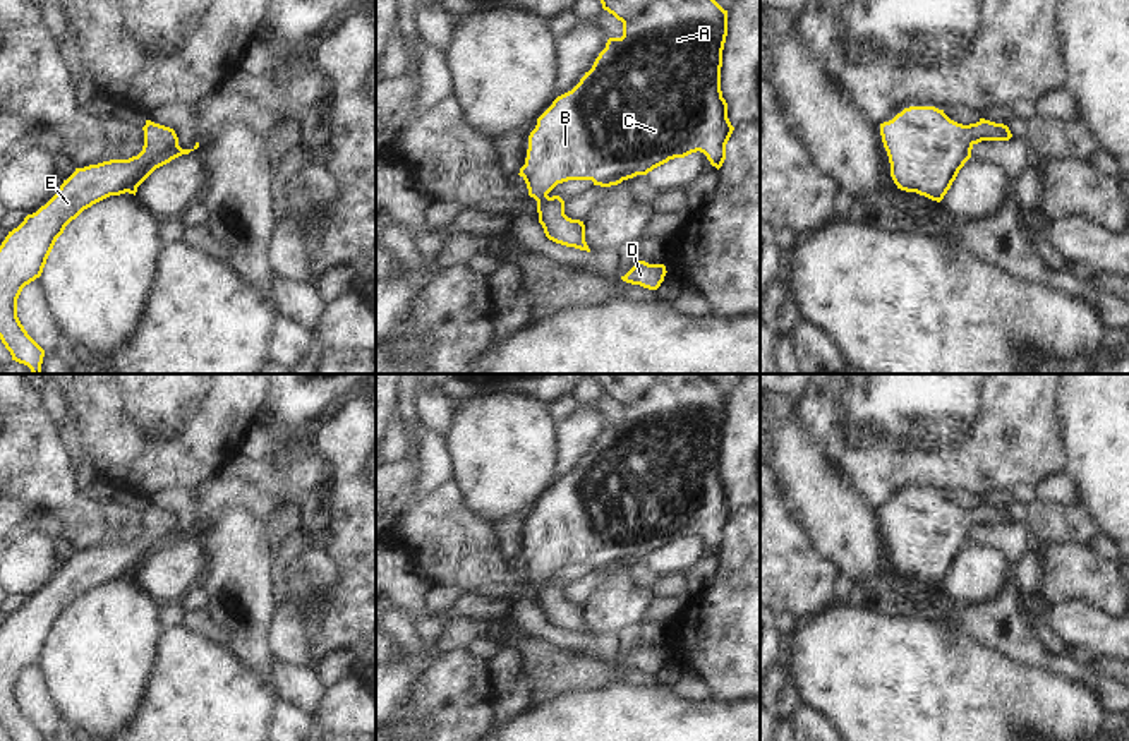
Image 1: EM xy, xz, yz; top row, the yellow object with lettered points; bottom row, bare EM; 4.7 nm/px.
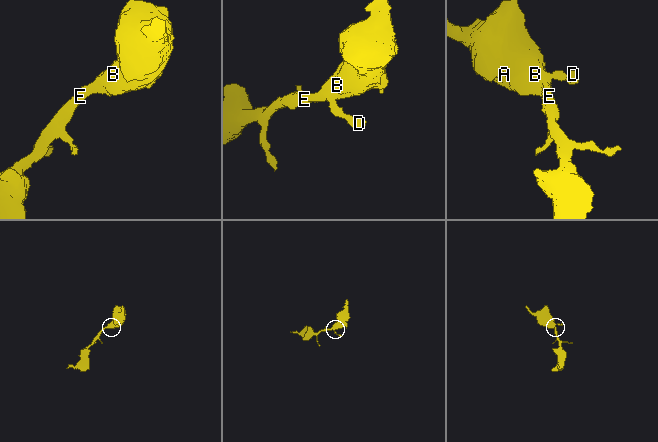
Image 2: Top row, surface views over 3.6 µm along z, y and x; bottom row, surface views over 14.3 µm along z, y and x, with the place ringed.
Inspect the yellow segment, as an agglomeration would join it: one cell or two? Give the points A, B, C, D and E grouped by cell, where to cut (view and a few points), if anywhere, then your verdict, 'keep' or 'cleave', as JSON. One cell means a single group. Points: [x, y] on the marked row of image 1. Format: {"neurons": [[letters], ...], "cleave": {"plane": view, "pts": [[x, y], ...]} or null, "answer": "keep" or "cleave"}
{"neurons": [["A", "B", "C", "D", "E"]], "cleave": null, "answer": "keep"}

